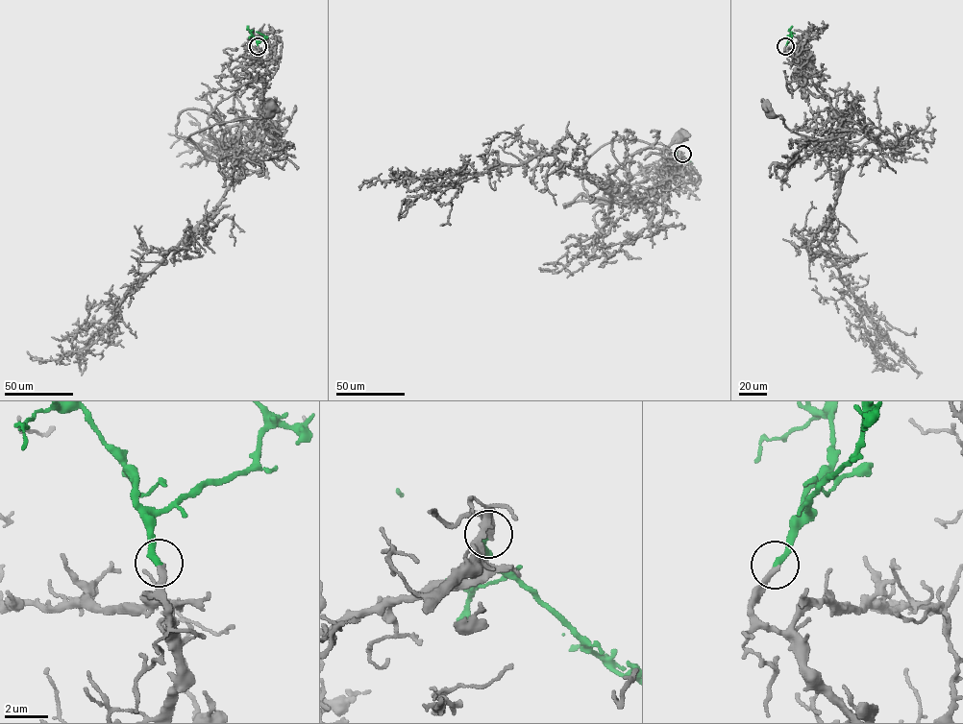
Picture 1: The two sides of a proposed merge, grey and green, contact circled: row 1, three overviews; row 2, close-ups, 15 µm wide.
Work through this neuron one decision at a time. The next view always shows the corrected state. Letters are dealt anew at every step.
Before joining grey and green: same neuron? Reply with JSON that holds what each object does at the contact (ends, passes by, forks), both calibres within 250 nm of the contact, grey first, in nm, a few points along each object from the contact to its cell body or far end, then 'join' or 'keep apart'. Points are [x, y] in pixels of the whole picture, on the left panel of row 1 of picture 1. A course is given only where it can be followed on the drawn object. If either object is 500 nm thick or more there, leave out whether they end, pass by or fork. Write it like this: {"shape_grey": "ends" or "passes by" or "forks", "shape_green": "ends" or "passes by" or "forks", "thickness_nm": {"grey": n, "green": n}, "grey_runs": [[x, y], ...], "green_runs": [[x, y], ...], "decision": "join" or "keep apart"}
{"shape_grey": "ends", "shape_green": "ends", "thickness_nm": {"grey": 300, "green": 320}, "grey_runs": [[258, 46], [266, 67], [265, 100], [255, 140], [209, 159], [186, 138], [215, 124], [272, 115], [272, 108]], "green_runs": [[258, 46], [248, 26]], "decision": "join"}

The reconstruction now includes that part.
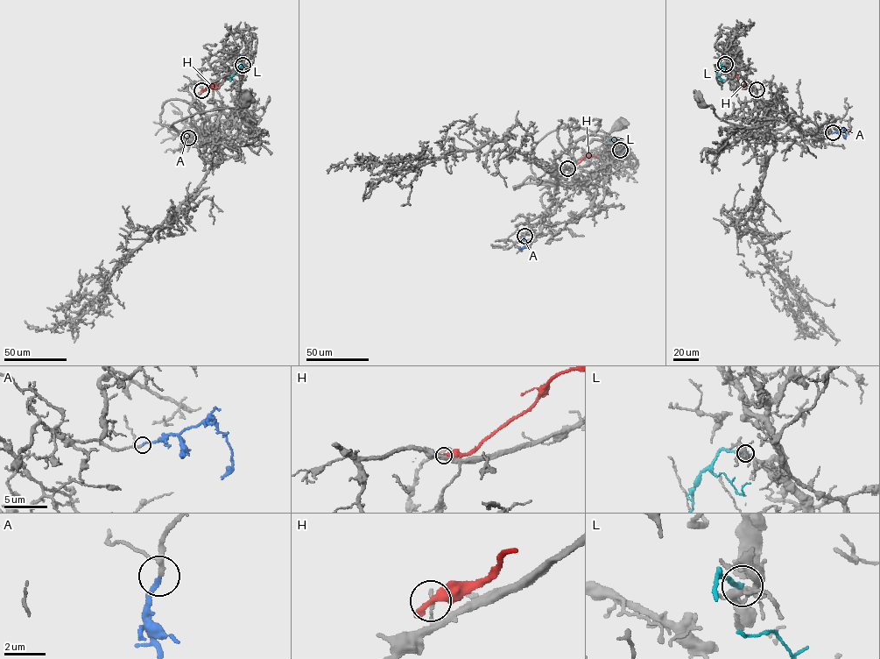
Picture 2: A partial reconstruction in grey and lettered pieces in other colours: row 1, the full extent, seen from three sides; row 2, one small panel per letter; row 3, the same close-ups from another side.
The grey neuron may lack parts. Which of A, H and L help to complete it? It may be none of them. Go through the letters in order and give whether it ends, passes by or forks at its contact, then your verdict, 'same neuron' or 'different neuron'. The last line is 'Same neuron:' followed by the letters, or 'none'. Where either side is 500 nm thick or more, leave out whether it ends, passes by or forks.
A: it ends | same neuron
H: different neuron
L: it ends | different neuron
Same neuron: A

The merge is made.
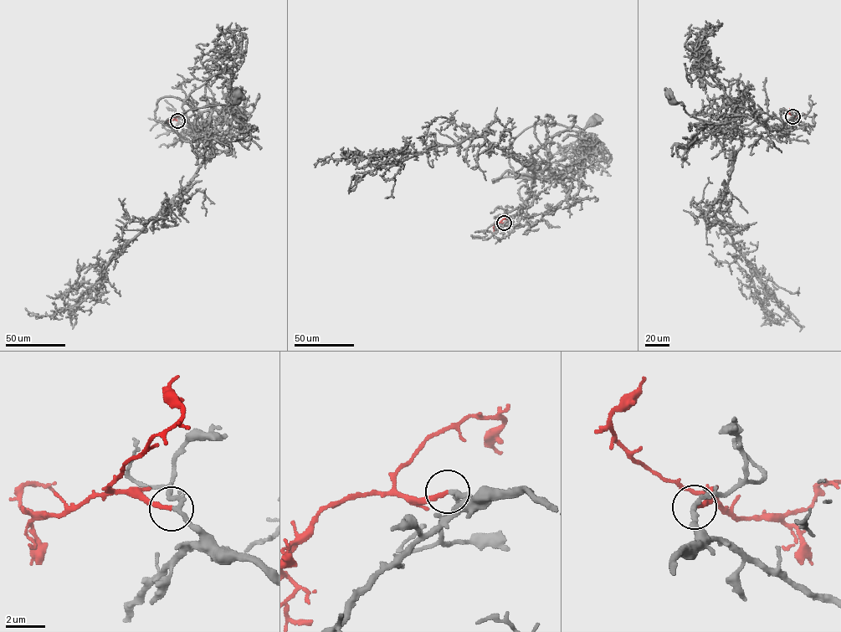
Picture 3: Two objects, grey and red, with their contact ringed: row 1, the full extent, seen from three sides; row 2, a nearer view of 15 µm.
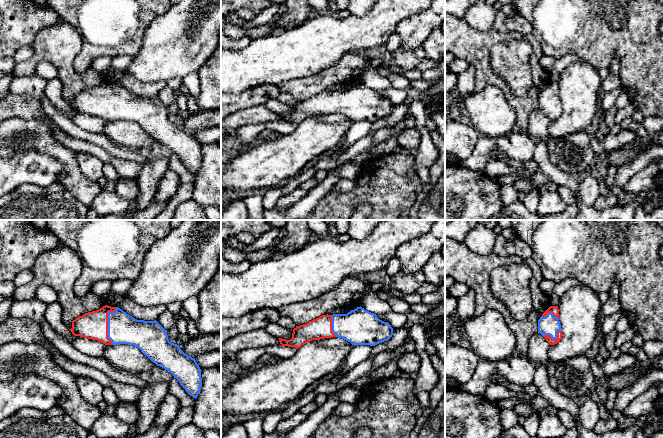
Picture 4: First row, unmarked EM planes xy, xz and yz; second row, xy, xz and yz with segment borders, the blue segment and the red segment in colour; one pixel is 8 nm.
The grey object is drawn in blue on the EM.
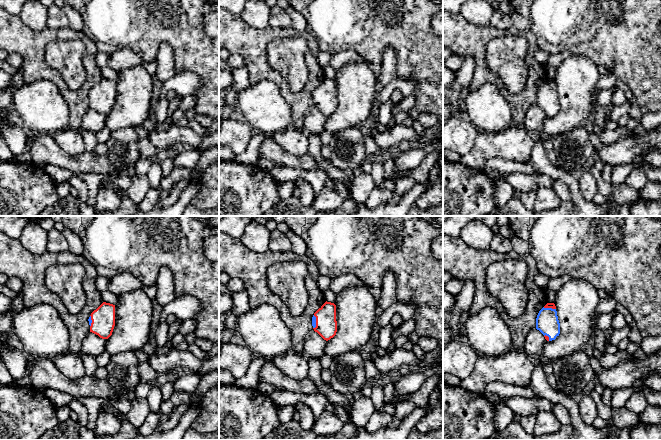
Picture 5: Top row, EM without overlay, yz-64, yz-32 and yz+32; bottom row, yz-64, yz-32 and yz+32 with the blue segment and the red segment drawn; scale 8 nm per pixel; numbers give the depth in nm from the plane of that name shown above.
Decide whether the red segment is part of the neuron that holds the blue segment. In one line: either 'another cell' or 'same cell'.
same cell

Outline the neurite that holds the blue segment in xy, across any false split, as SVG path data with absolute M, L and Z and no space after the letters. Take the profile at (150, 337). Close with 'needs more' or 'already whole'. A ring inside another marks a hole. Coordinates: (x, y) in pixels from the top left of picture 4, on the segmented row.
M108 305L72 321L74 336L97 340L105 345L133 345L153 363L170 372L185 391L197 398L202 387L201 369L195 358L171 343L156 320L137 320L118 307Z; needs more

